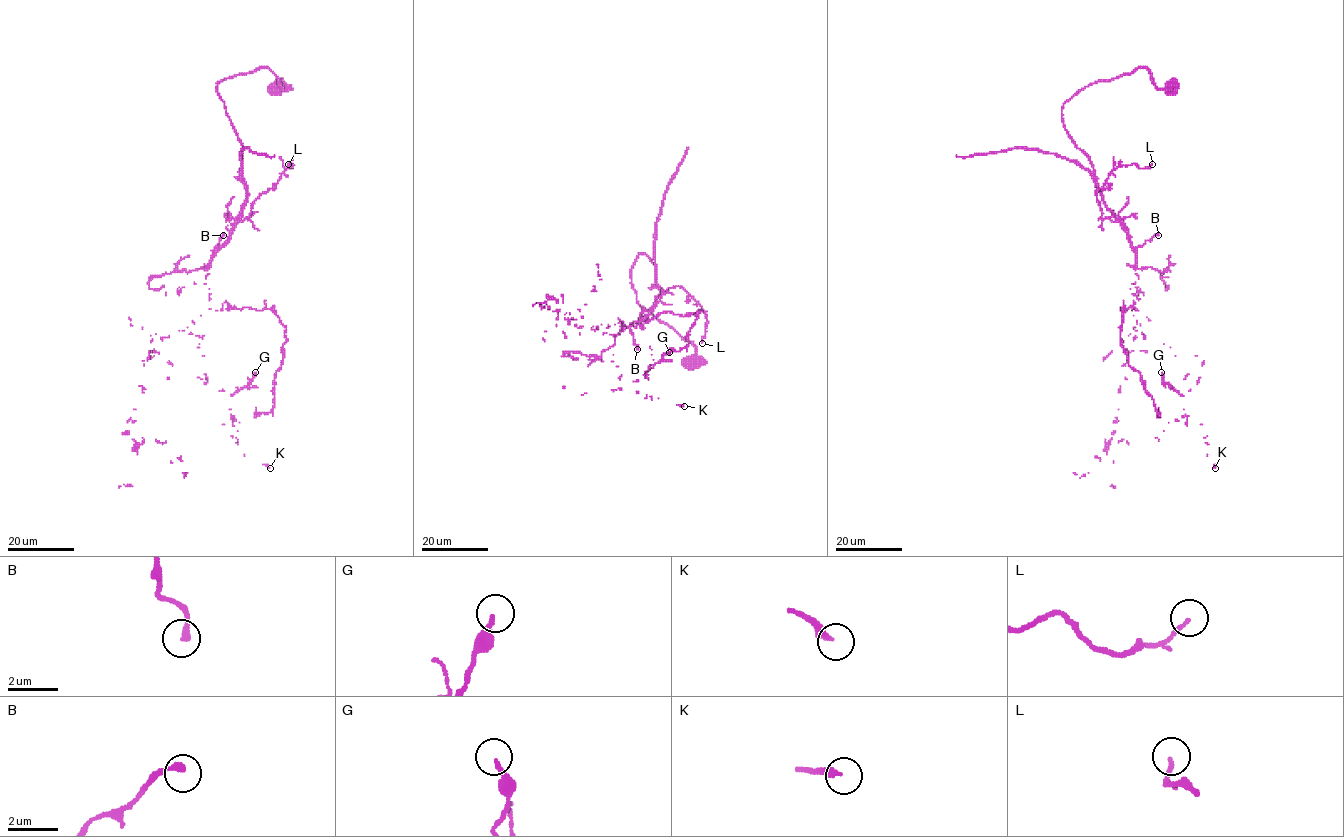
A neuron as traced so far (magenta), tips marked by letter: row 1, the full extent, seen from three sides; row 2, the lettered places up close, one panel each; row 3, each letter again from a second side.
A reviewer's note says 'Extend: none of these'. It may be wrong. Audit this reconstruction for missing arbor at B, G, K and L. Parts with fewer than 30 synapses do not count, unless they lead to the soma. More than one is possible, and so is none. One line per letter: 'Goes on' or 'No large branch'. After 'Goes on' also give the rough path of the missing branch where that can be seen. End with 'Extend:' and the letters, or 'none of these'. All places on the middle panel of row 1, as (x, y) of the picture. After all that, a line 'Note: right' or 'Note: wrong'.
B: No large branch
G: No large branch
K: No large branch
L: No large branch
Extend: none of these
Note: right

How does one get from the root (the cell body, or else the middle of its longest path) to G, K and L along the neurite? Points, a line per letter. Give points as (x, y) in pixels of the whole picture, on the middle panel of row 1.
G: (692, 363), (637, 300), (639, 253), (660, 295), (620, 329), (700, 311), (644, 376), (669, 352)
K: (692, 363), (637, 300), (639, 253), (660, 295), (620, 329), (700, 311), (645, 376), (684, 406)
L: (692, 363), (695, 347), (637, 300), (639, 253), (656, 266), (654, 307), (675, 286), (700, 305), (702, 343)

